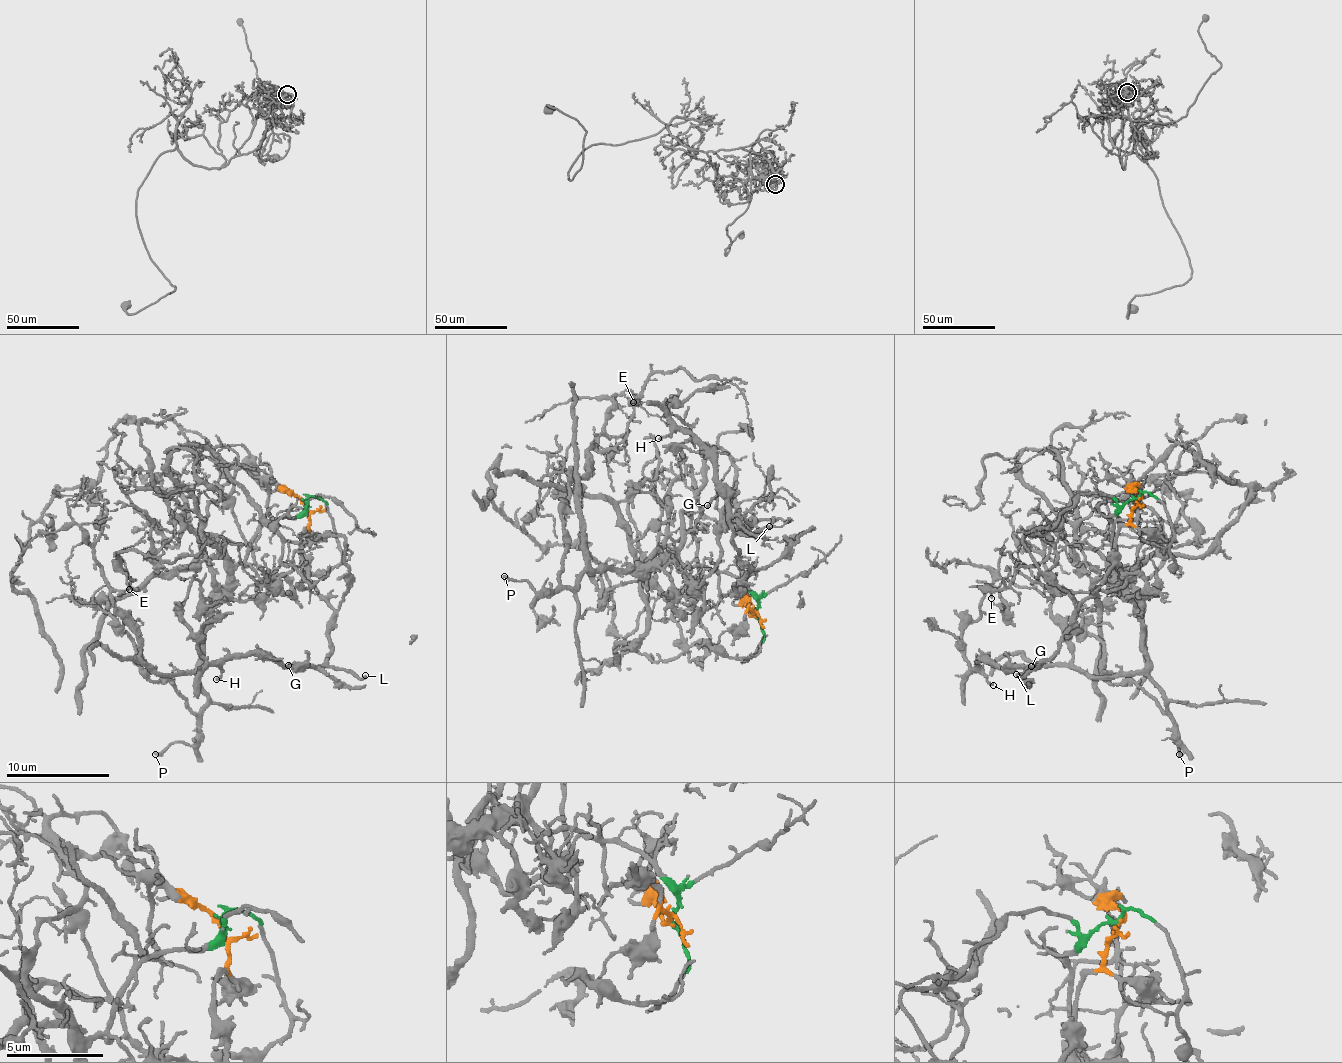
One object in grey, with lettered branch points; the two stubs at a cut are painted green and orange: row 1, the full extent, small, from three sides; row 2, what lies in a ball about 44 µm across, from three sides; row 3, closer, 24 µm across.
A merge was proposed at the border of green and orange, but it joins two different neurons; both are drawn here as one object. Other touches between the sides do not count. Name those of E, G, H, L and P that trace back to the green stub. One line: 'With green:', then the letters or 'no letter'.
With green: E, P

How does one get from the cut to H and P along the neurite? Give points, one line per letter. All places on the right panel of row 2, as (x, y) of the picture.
H: (1139, 498), (1117, 532), (1115, 558), (1050, 658), (1034, 666), (978, 661), (994, 685)
P: (1139, 498), (1117, 506), (1112, 515), (1114, 566), (1121, 589), (1135, 605), (1146, 673), (1173, 719), (1180, 755)

